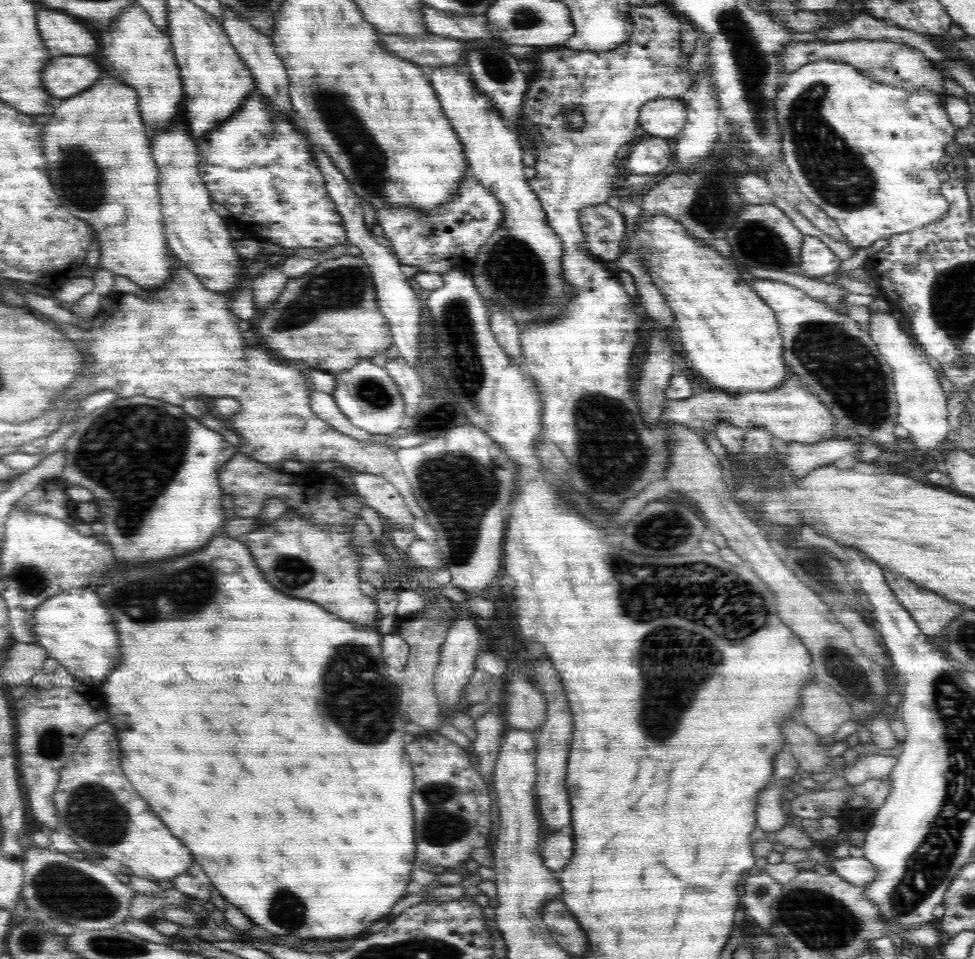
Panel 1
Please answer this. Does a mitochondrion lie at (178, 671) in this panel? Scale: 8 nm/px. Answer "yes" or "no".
no

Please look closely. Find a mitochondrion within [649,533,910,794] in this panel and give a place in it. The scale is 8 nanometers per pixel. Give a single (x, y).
(839, 663)

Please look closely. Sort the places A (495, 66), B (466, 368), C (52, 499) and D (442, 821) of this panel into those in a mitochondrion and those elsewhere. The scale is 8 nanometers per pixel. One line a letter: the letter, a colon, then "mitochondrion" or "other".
A: mitochondrion
B: mitochondrion
C: other
D: mitochondrion

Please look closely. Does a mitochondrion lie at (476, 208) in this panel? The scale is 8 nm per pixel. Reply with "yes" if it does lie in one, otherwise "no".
no

